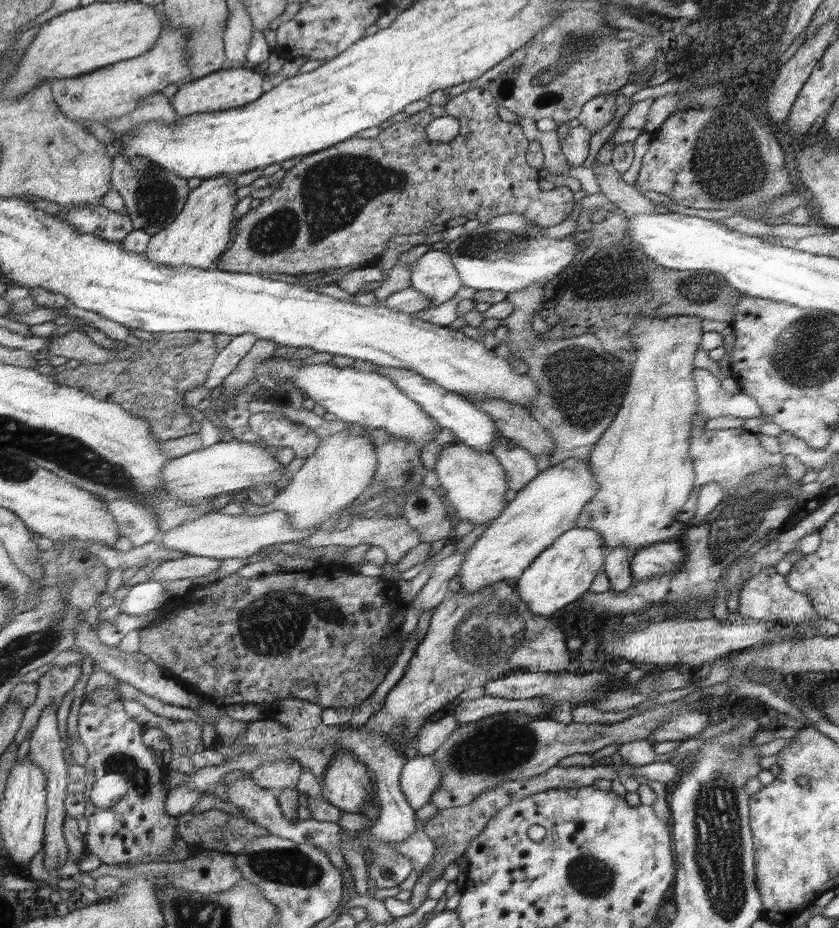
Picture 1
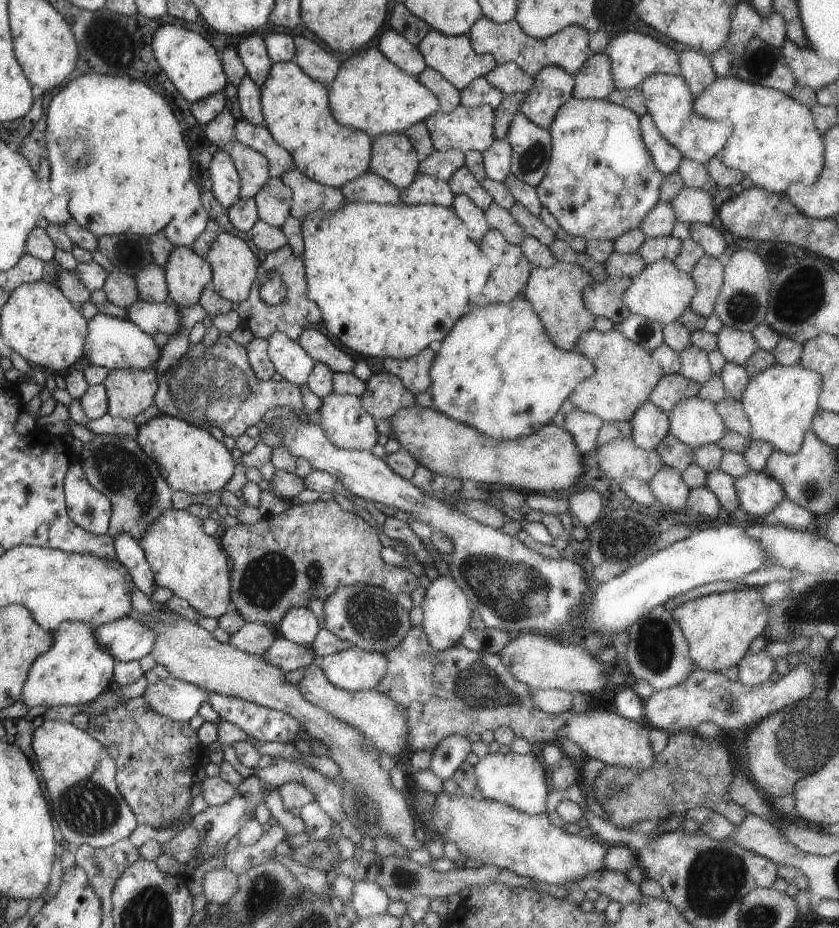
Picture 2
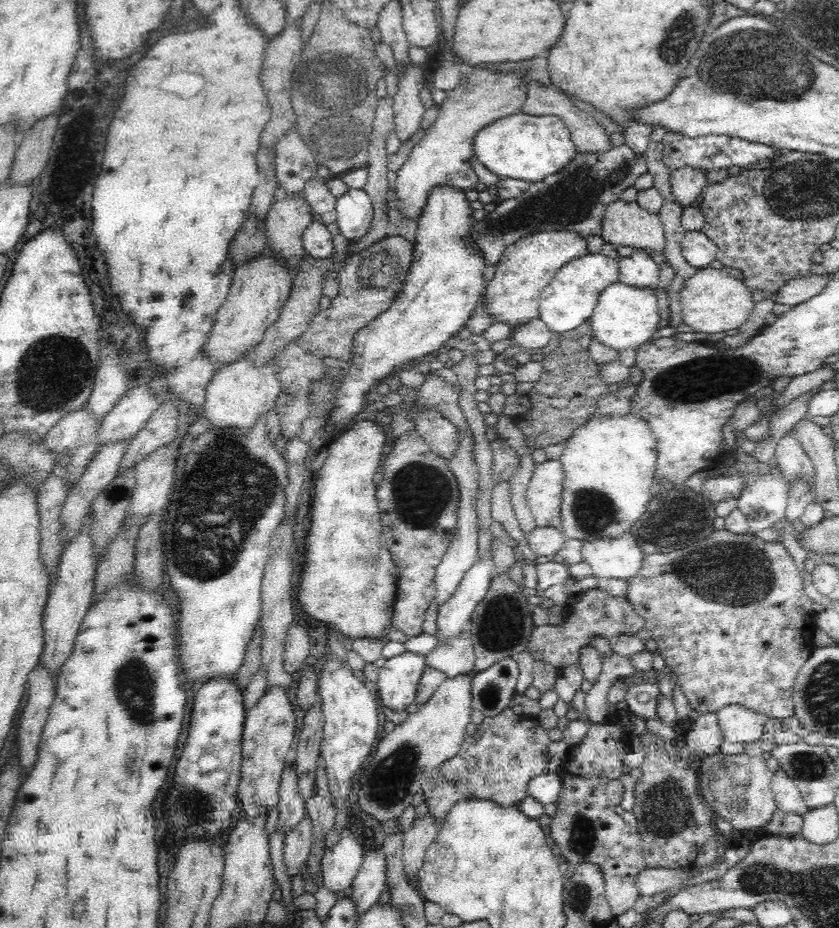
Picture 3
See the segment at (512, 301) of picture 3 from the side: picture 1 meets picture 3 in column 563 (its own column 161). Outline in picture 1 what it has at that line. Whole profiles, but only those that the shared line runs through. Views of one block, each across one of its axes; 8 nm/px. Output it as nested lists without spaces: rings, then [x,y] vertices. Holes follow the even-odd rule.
[[[224,174],[202,179],[200,185],[194,189],[194,194],[190,194],[173,225],[151,236],[144,253],[145,258],[157,266],[211,269],[212,264],[220,259],[230,242],[230,232],[234,226],[232,212],[236,208],[234,192],[234,176]]]

